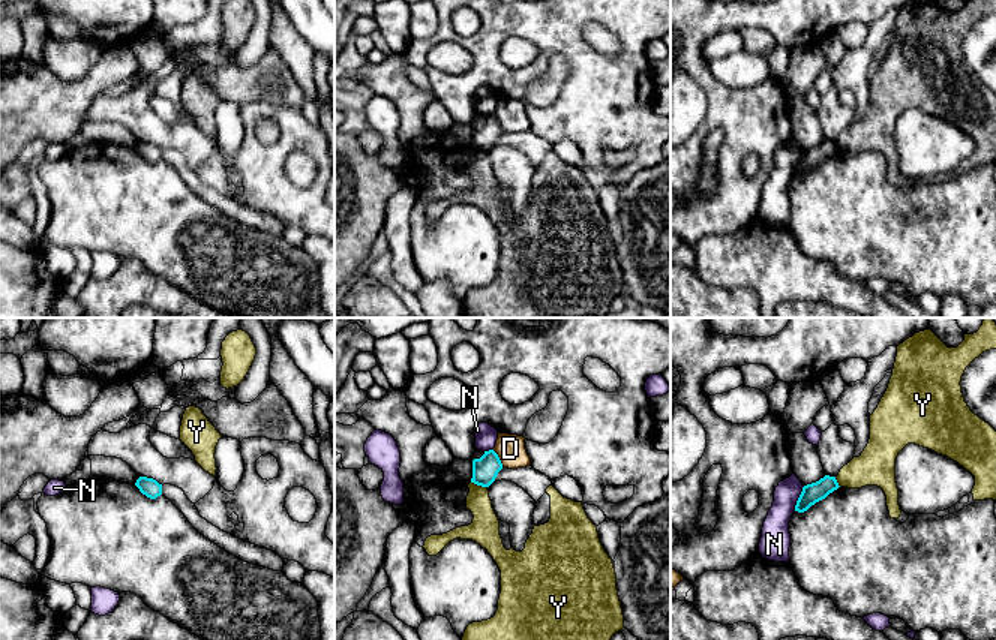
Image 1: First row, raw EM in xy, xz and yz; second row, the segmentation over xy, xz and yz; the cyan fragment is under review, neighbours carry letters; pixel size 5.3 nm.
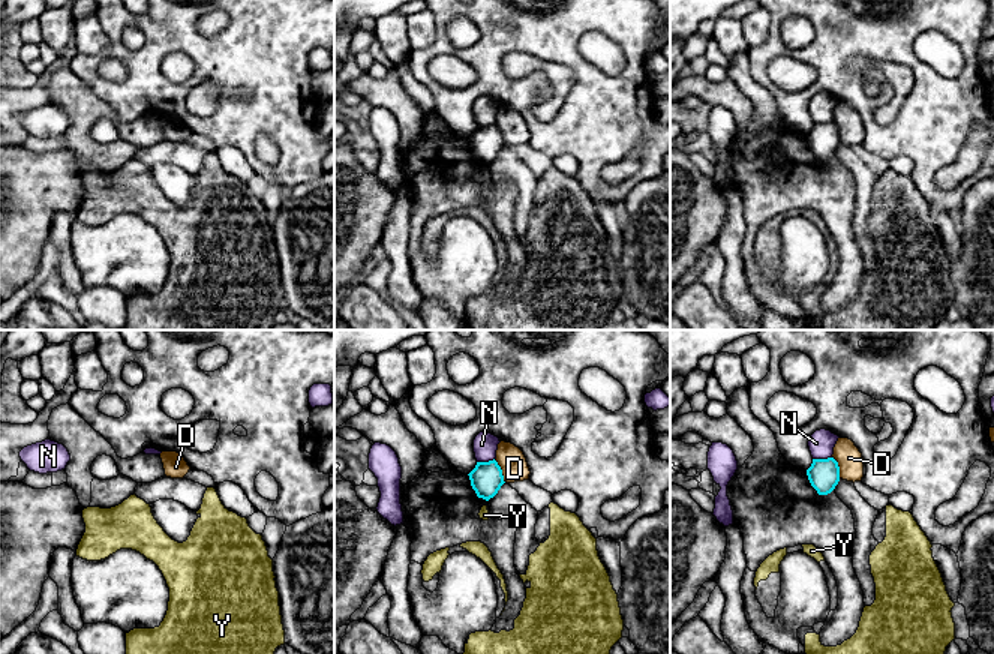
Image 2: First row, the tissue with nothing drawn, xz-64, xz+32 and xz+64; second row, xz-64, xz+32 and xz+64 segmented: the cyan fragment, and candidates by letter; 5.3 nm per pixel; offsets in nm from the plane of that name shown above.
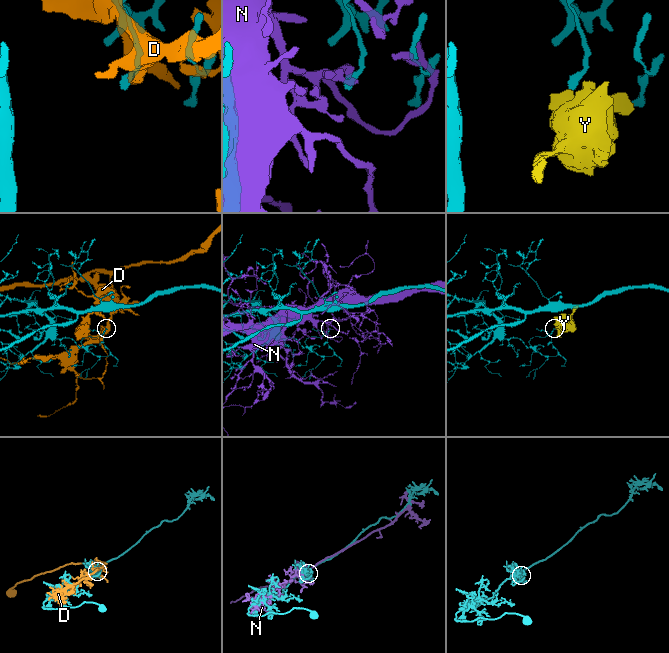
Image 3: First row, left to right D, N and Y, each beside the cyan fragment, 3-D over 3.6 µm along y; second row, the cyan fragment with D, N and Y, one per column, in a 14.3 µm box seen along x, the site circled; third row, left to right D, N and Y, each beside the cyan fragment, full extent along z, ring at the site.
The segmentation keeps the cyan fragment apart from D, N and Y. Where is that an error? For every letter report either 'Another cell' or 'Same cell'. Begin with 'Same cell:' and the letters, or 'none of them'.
Same cell: none of them
D: Another cell
N: Another cell
Y: Another cell

